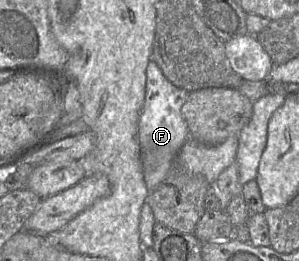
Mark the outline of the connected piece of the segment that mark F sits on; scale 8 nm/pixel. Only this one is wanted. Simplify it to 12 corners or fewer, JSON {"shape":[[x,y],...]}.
{"shape":[[155,61],[139,118],[148,194],[189,139],[188,91]]}

